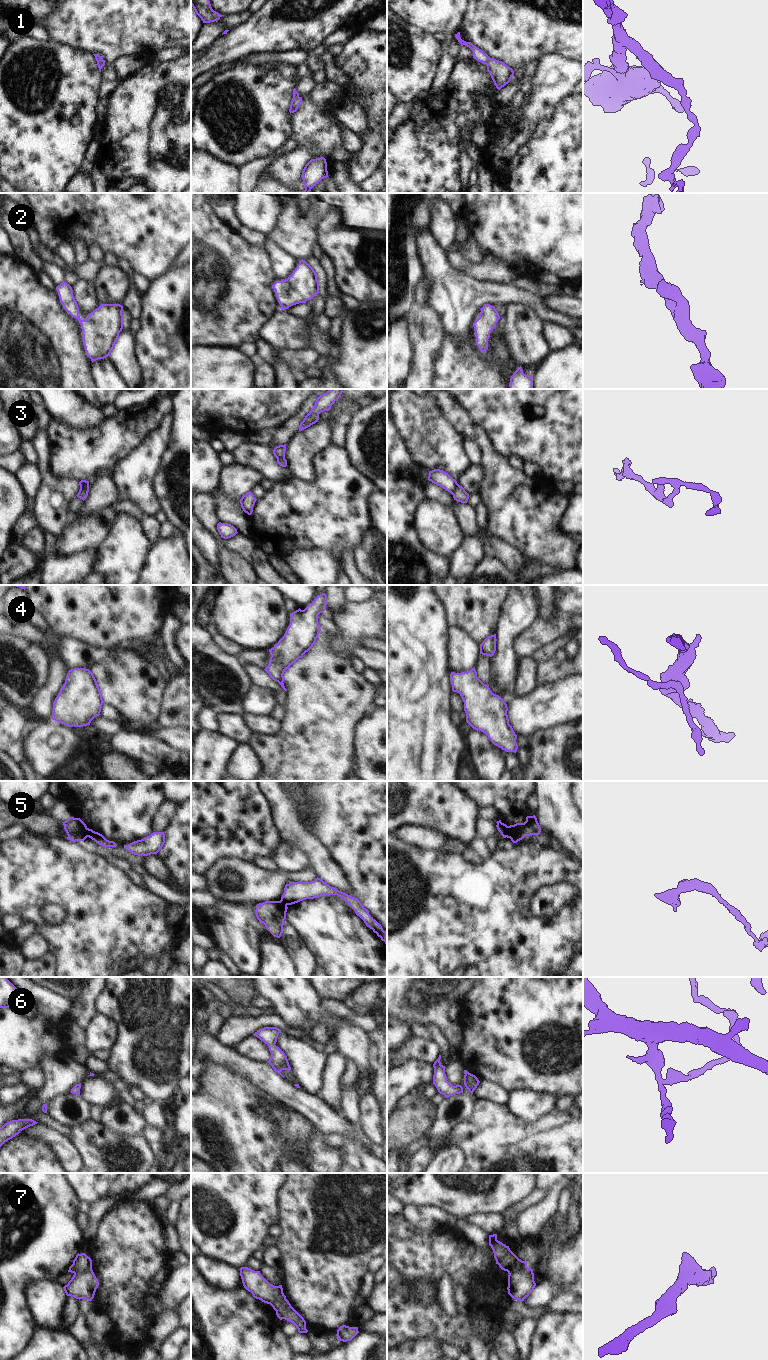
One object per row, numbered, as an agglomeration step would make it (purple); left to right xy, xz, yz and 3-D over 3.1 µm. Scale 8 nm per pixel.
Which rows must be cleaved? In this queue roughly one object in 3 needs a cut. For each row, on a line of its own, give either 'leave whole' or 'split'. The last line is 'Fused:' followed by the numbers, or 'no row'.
1: leave whole
2: leave whole
3: split
4: leave whole
5: split
6: leave whole
7: split
Fused: 3, 5, 7

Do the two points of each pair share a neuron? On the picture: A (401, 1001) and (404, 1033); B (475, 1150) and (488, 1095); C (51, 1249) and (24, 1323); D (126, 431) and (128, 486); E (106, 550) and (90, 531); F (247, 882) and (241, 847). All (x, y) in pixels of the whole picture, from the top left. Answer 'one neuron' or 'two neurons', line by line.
A: two neurons
B: two neurons
C: one neuron
D: two neurons
E: two neurons
F: two neurons

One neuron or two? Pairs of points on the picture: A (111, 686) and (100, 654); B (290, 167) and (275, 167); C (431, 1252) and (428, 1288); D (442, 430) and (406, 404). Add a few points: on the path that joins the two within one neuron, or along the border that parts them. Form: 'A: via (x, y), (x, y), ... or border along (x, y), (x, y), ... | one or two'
A: border along (123, 651), (104, 662), (93, 665), (89, 669) | two
B: via (286, 167), (279, 167) | one
C: border along (405, 1278), (410, 1281), (429, 1278), (437, 1290) | two
D: via (433, 430), (415, 413) | one

